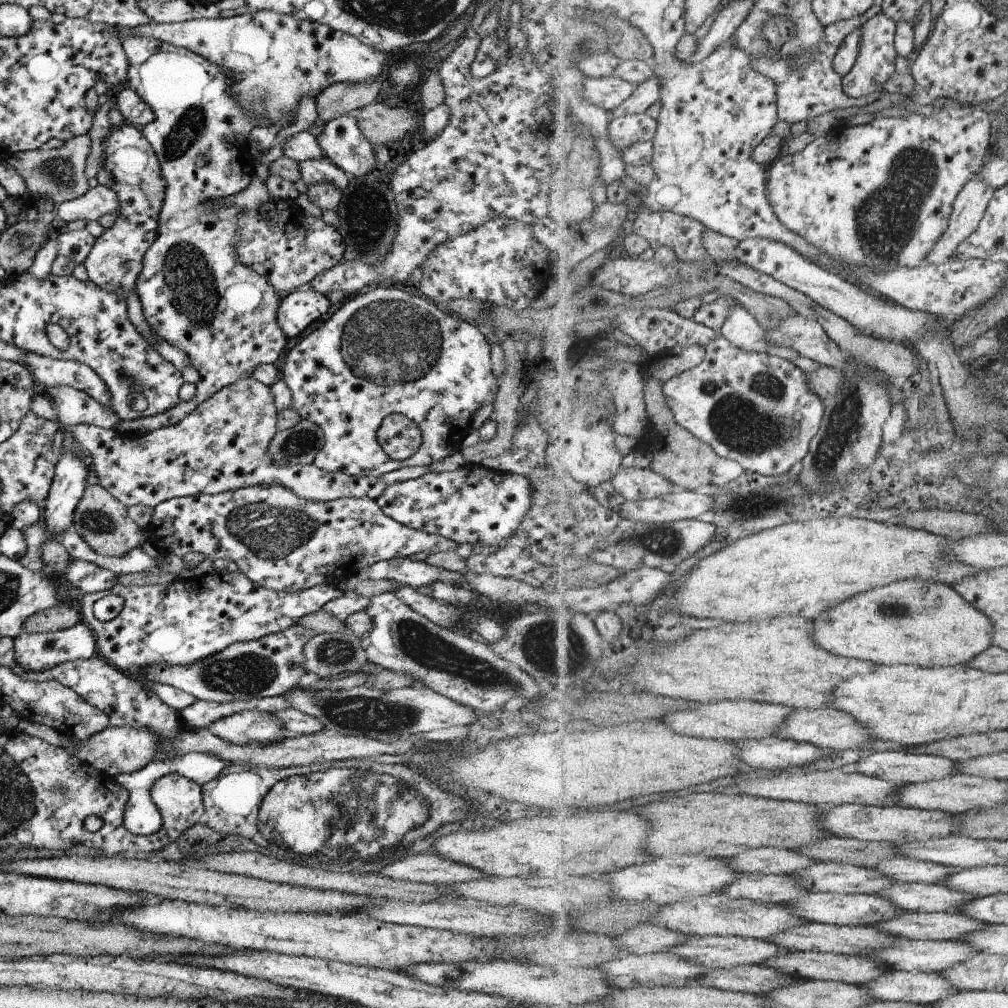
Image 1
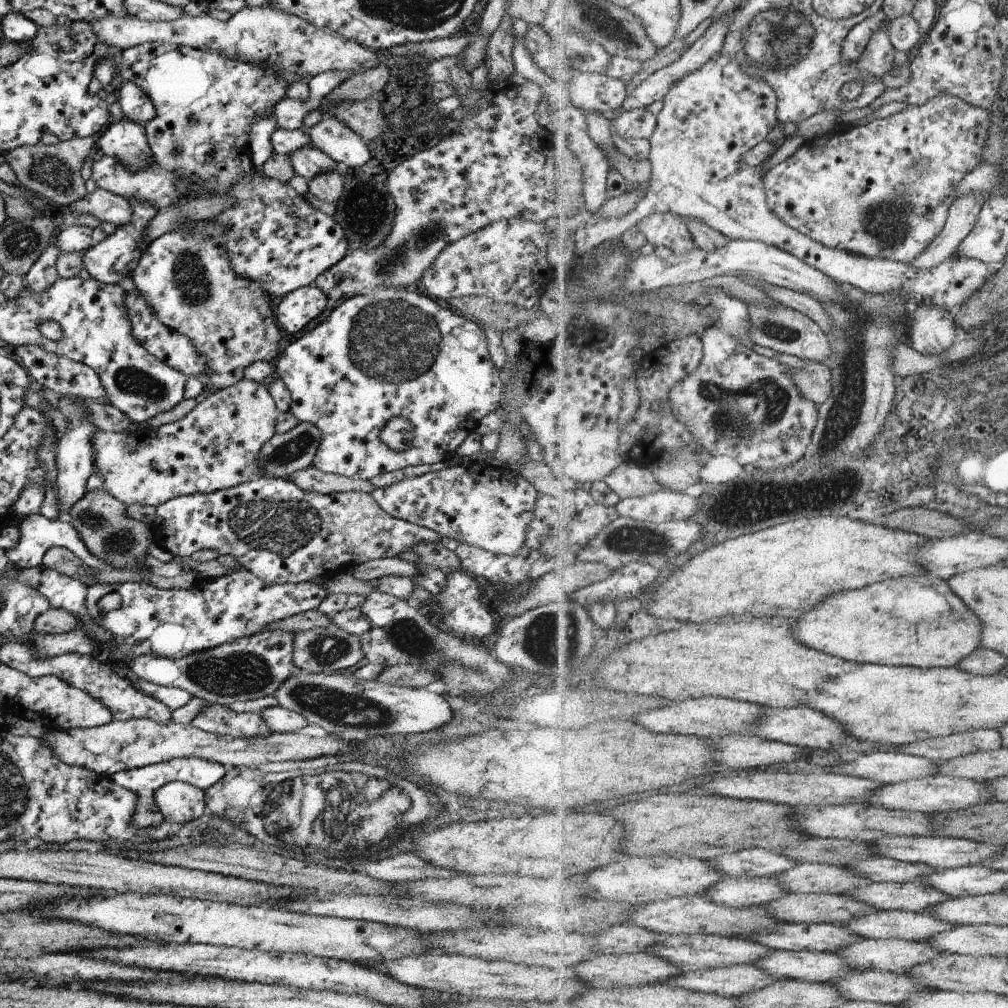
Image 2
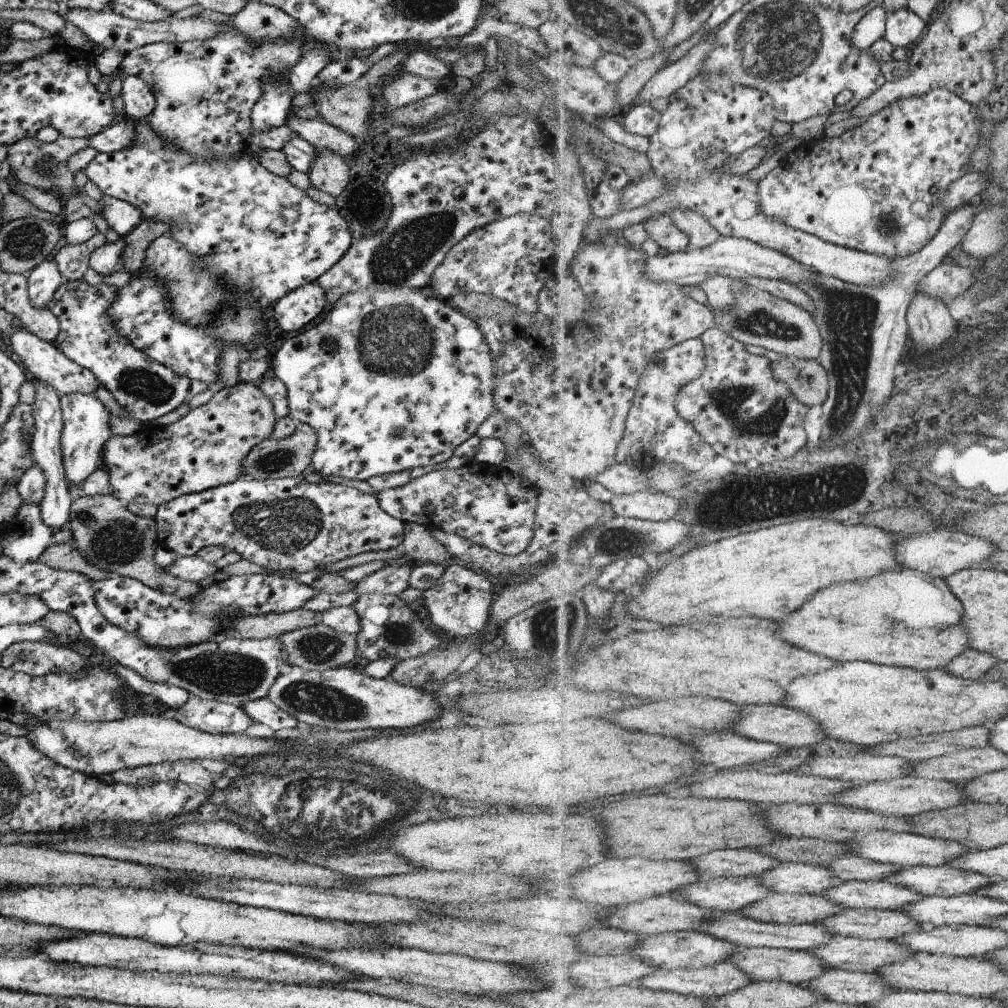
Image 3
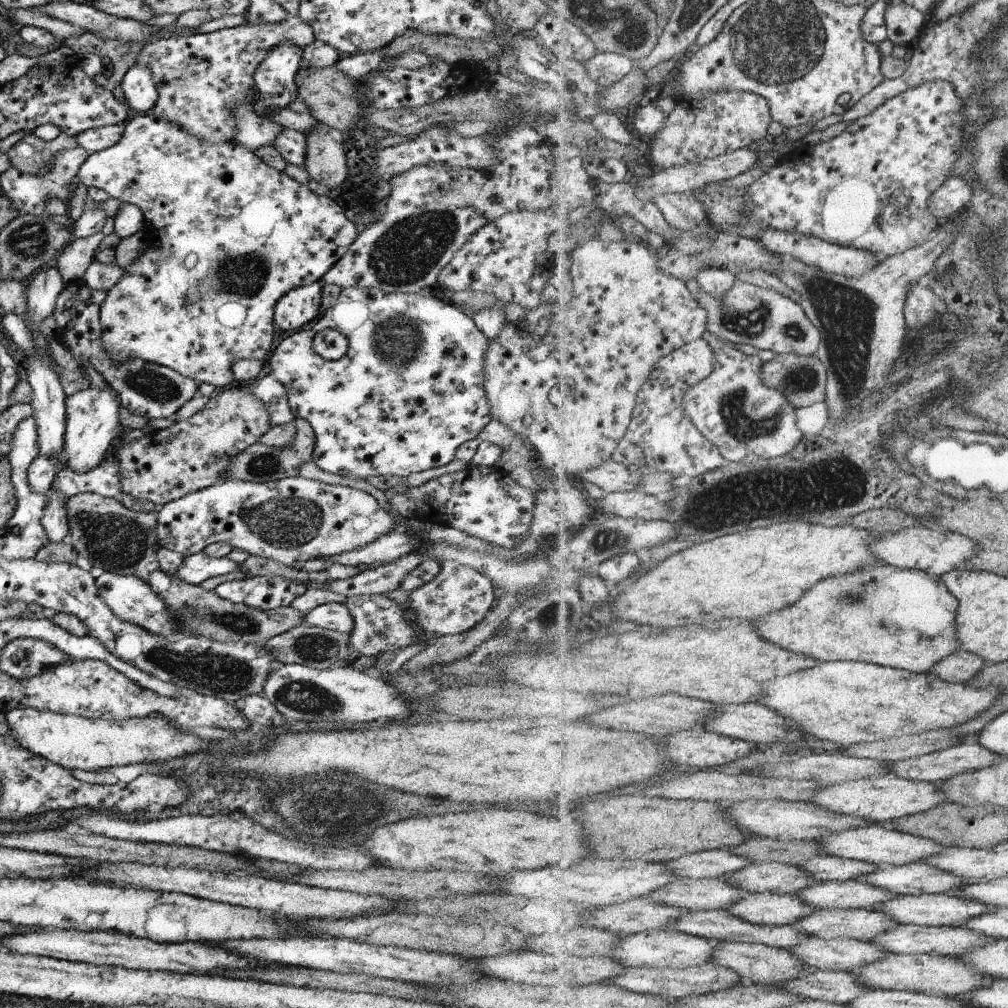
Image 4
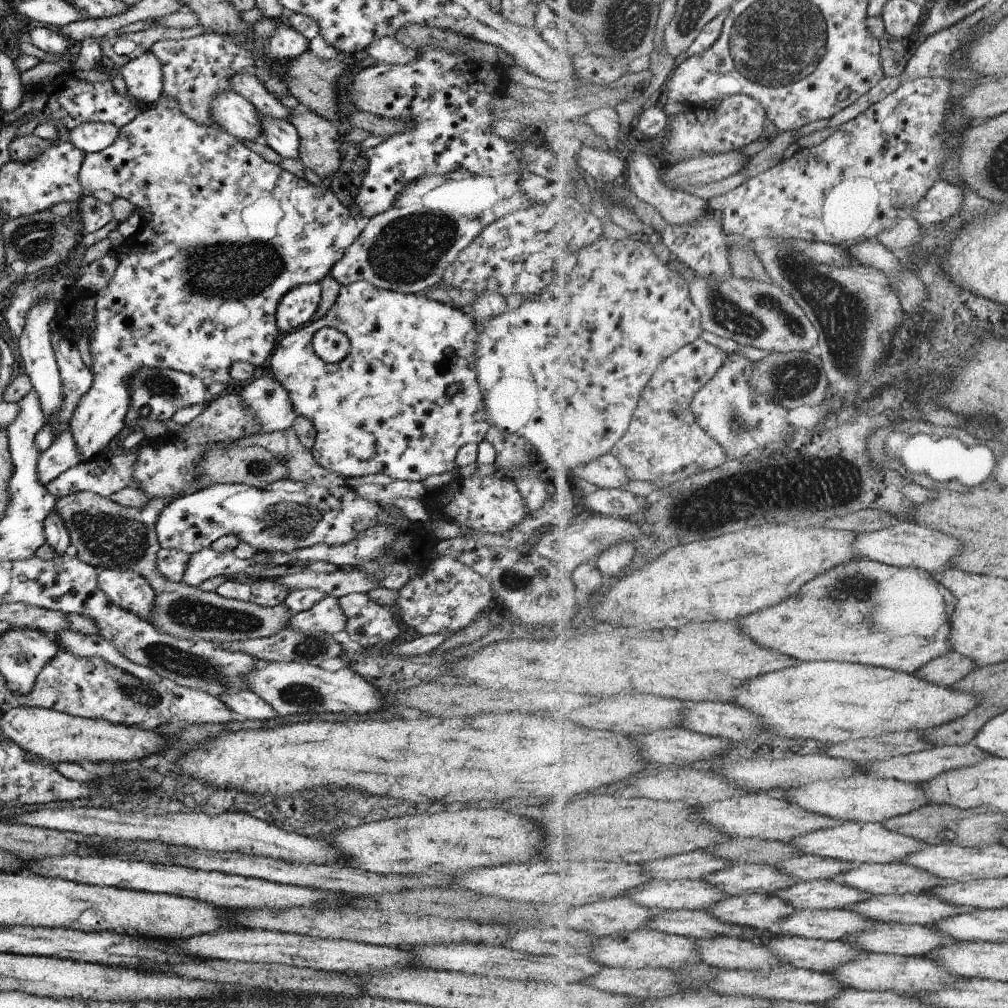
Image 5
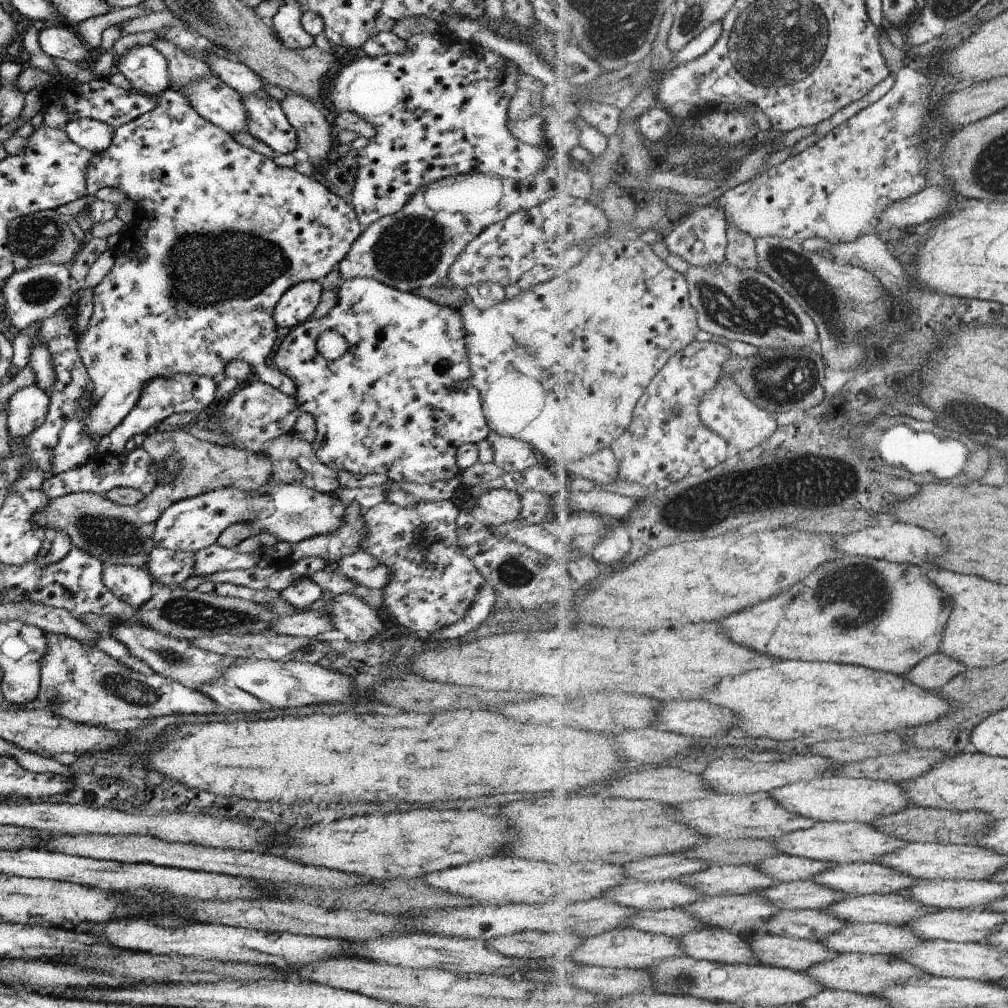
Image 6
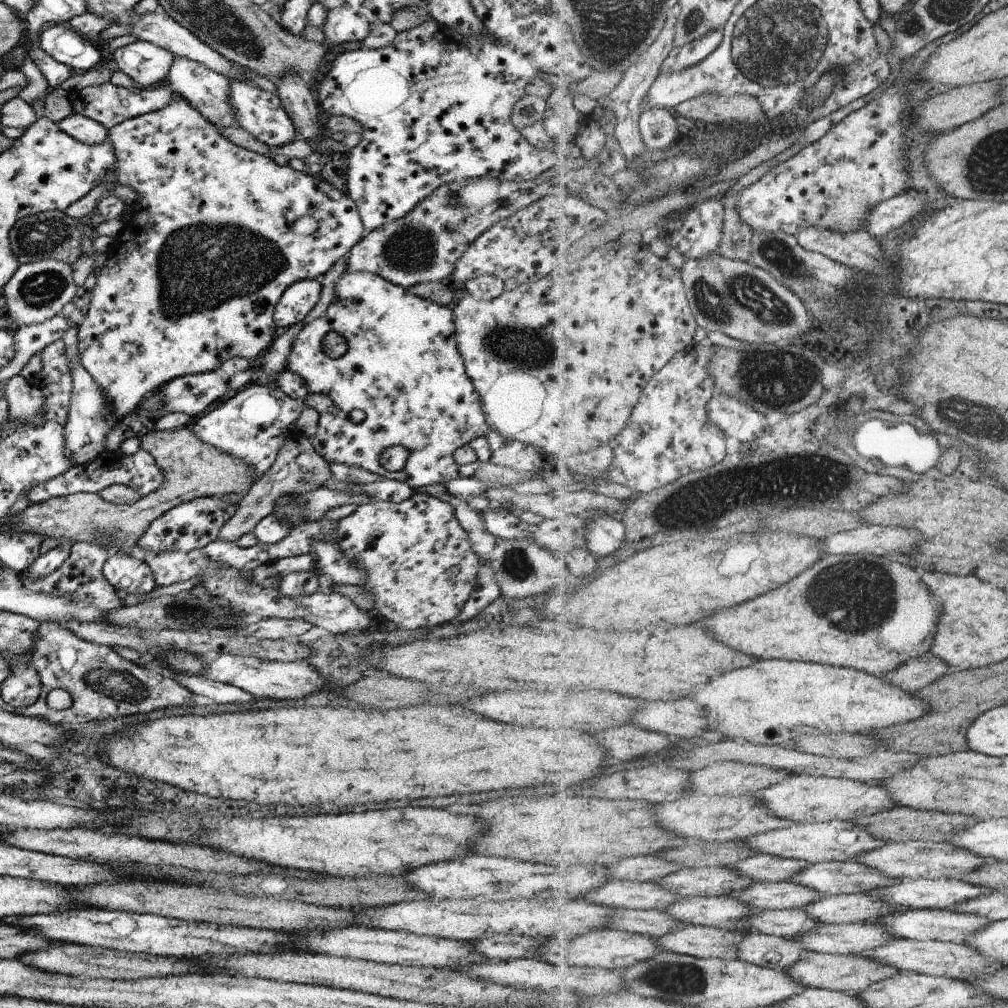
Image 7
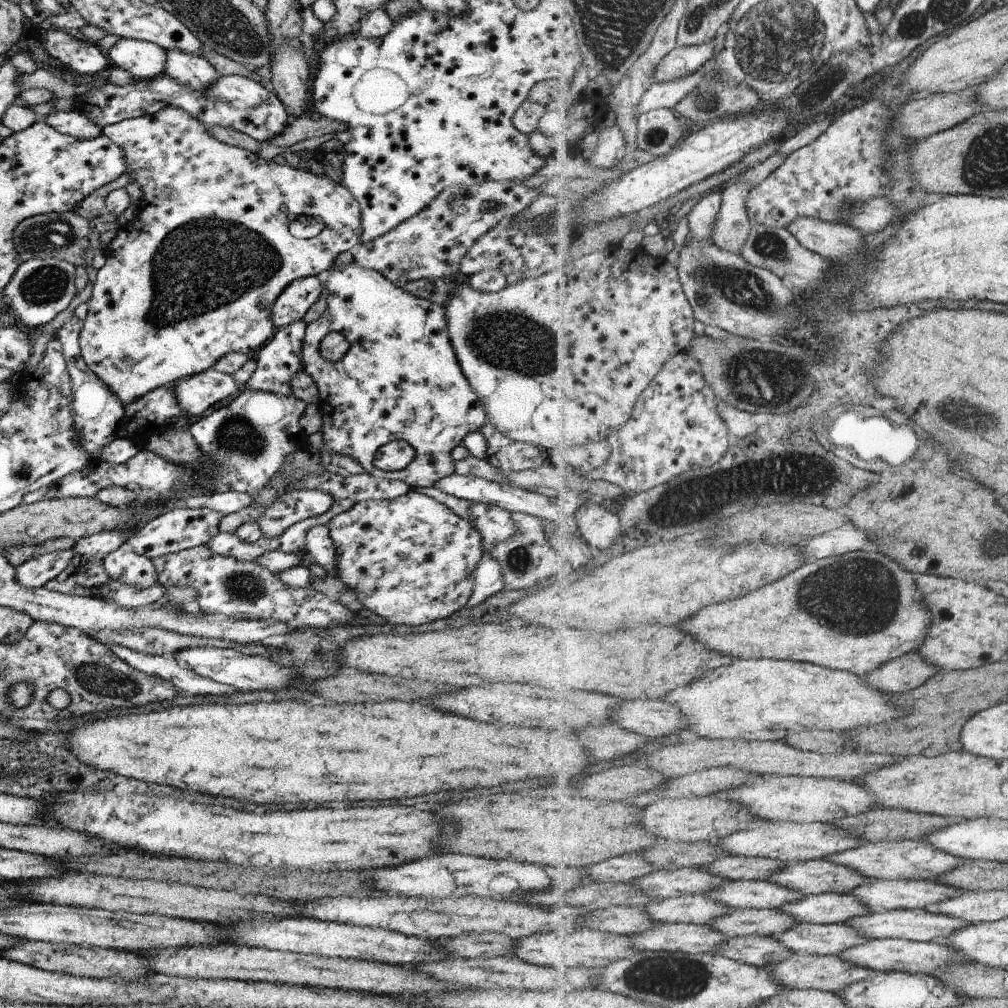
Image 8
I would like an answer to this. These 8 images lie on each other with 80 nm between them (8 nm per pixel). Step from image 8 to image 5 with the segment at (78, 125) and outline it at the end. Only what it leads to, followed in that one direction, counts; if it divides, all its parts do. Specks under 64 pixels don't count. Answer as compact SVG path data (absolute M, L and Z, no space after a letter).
M85 122L67 132L67 140L83 153L95 153L107 148L118 134L118 128L109 123Z

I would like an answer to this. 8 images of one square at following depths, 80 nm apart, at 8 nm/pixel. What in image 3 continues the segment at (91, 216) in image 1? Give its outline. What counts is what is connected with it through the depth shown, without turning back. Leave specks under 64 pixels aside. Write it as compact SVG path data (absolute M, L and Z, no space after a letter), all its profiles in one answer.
M104 195L98 203L101 204L100 215L119 237L125 237L142 221L140 210L131 207L127 202Z

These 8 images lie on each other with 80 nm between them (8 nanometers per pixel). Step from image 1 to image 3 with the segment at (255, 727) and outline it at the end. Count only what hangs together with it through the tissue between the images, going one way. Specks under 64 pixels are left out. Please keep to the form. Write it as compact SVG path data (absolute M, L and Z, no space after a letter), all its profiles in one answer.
M193 695L180 708L168 710L170 719L205 733L243 732L254 724L240 707L215 700L201 700Z

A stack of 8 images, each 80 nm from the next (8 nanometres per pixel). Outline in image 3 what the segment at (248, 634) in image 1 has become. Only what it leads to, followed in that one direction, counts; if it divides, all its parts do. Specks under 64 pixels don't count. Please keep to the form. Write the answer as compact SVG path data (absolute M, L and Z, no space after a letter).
M248 574L231 576L222 582L215 582L193 598L179 598L173 594L161 593L148 588L137 580L108 575L103 580L91 583L93 602L97 610L116 628L137 634L145 646L157 648L181 648L189 644L199 644L205 640L221 637L223 614L231 616L258 616L269 612L288 612L301 609L305 600L317 593L313 588L297 583L293 579L278 574Z

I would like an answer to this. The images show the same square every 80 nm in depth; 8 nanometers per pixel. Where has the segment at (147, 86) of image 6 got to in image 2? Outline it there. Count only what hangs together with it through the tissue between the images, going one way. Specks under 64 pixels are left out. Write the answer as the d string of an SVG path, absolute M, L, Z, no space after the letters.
M125 80L118 88L116 101L119 103L125 118L129 121L143 125L153 119L154 109L149 98L133 82Z

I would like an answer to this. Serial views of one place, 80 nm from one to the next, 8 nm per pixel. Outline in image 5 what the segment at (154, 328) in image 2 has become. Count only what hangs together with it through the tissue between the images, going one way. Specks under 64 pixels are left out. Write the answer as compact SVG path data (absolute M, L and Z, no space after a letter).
M160 96L155 104L143 107L133 120L118 129L115 140L104 150L95 153L85 153L82 164L77 172L77 183L81 184L82 196L91 195L94 190L109 190L115 197L123 197L133 206L140 209L141 225L135 234L123 240L124 256L118 261L117 268L107 285L94 292L93 332L89 338L91 360L91 387L85 392L69 420L68 425L77 444L79 456L91 460L99 453L106 451L109 440L116 438L123 429L127 406L129 406L129 390L127 382L133 372L139 368L163 368L195 376L205 382L232 383L228 376L229 366L233 362L247 362L256 369L267 360L276 346L278 336L274 320L279 299L293 287L301 284L318 282L328 274L331 267L345 254L347 247L357 238L360 230L356 220L351 217L349 210L343 207L337 198L324 186L315 186L305 181L303 177L293 176L285 172L279 165L263 160L247 145L233 138L231 134L221 131L215 126L201 126L189 120L179 112L177 102L169 96Z

